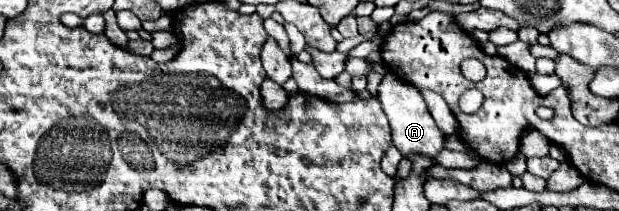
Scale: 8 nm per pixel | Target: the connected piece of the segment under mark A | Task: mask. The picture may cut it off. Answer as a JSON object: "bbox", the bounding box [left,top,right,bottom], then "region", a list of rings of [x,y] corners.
{"bbox":[379,71,445,161],"region":[[[387,71],[381,85],[379,85],[379,101],[383,105],[383,111],[385,111],[387,119],[389,119],[393,145],[403,155],[427,155],[429,159],[435,161],[435,157],[443,149],[443,137],[445,135],[435,125],[435,121],[433,121],[421,93],[415,87],[411,87],[407,81],[399,79],[393,71]]]}

